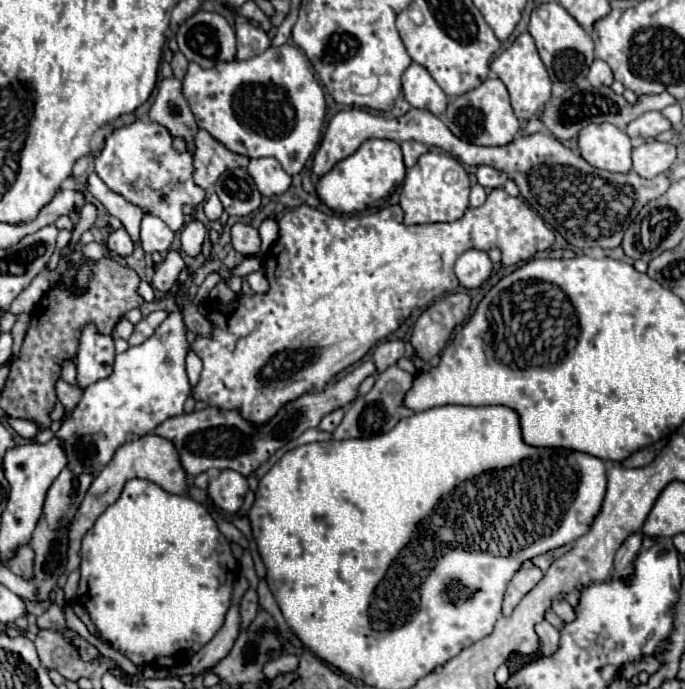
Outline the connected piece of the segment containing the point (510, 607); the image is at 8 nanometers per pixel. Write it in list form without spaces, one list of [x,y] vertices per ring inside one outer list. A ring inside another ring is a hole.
[[[538,567],[520,569],[520,571],[514,575],[514,579],[510,581],[510,585],[508,585],[502,613],[504,613],[504,615],[510,615],[510,613],[514,611],[514,607],[520,603],[520,599],[522,599],[530,589],[534,589],[534,585],[538,585],[538,581],[540,581],[542,577],[544,577],[544,573],[542,573]]]

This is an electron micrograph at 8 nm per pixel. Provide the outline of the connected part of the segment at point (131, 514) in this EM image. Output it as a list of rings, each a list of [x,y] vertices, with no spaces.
[[[130,479],[124,485],[118,501],[110,505],[84,535],[80,559],[76,599],[90,613],[90,621],[96,625],[100,639],[126,655],[136,667],[148,663],[174,667],[182,651],[184,661],[198,653],[222,627],[238,569],[228,539],[200,503],[184,495],[166,493],[146,479]]]

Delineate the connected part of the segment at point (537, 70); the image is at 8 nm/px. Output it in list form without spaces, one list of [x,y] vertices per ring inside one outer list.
[[[530,33],[518,35],[516,41],[508,49],[504,49],[498,57],[494,57],[494,61],[490,63],[490,69],[506,85],[506,89],[510,93],[512,109],[520,121],[530,121],[540,111],[540,107],[550,99],[552,81],[546,73],[546,67],[542,65],[542,59],[538,57],[538,51],[536,51],[536,45],[534,45],[534,39],[530,37]]]

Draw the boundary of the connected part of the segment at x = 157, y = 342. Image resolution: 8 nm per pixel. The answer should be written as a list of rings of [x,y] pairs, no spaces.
[[[174,311],[142,345],[116,355],[112,375],[86,387],[72,417],[64,421],[56,433],[42,429],[38,431],[36,441],[46,443],[50,437],[60,437],[68,455],[68,467],[74,473],[98,473],[98,469],[114,457],[120,445],[144,437],[162,421],[184,413],[184,403],[192,391],[186,373],[188,349],[182,313]]]

